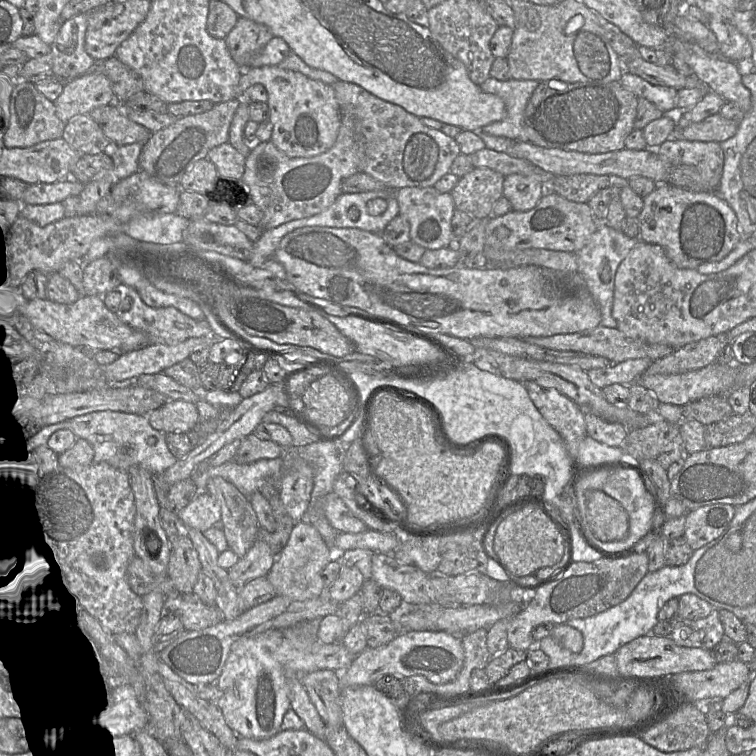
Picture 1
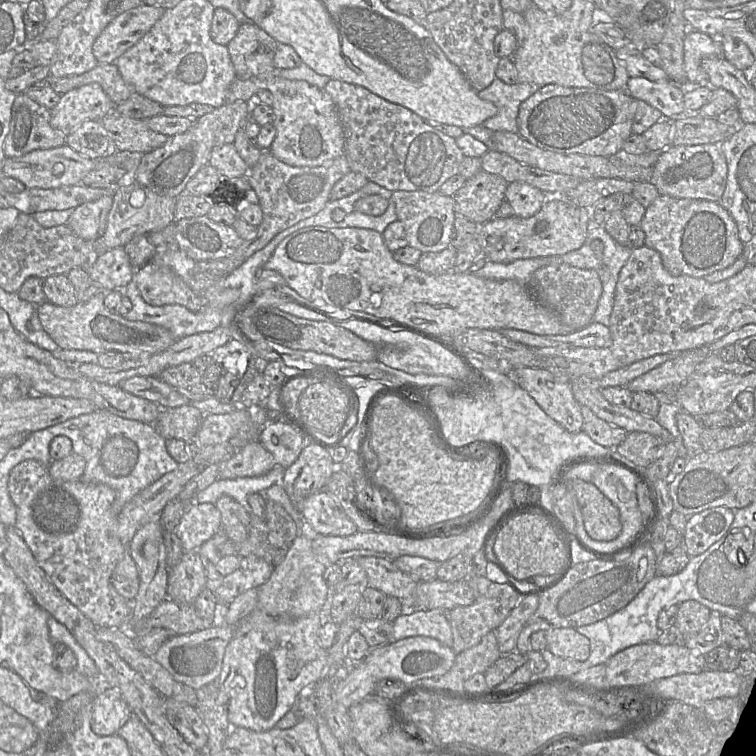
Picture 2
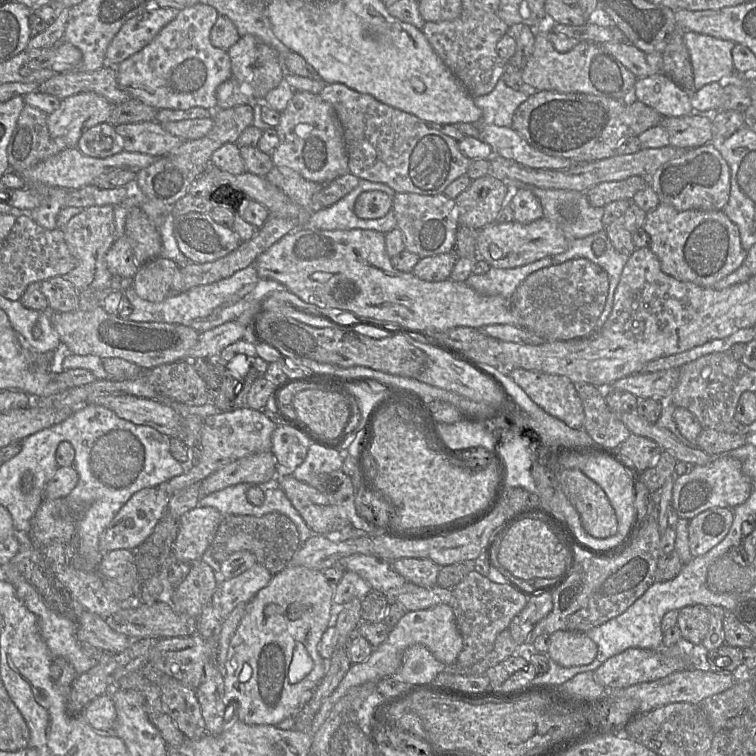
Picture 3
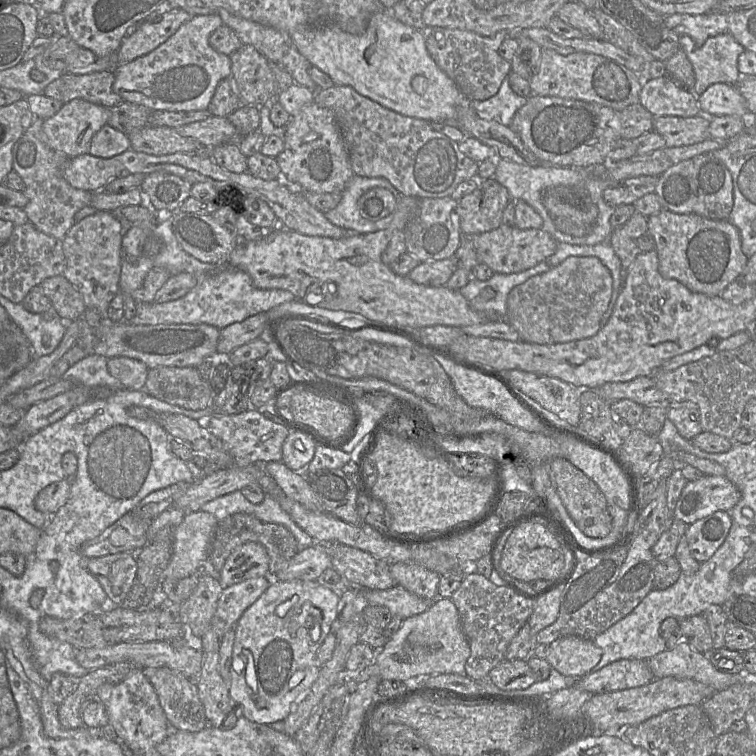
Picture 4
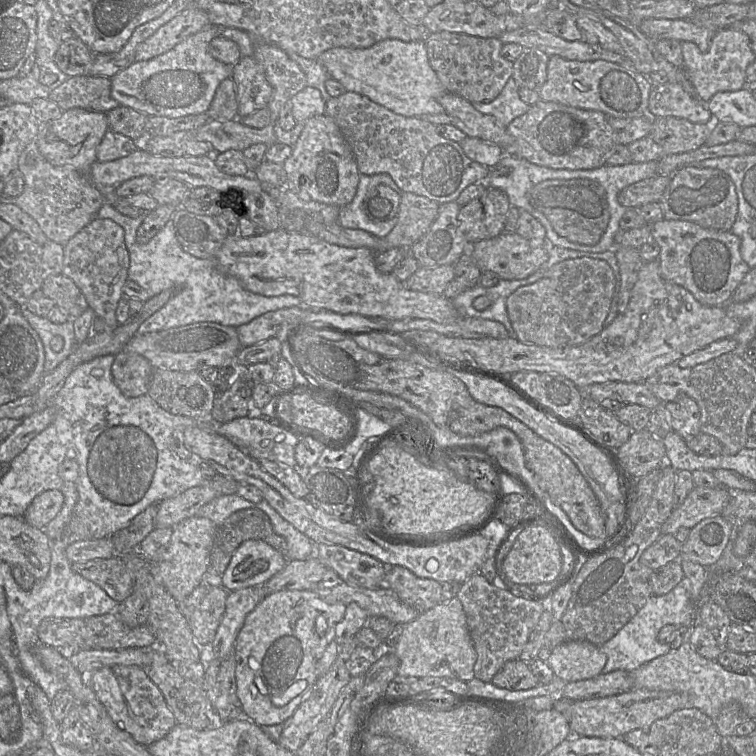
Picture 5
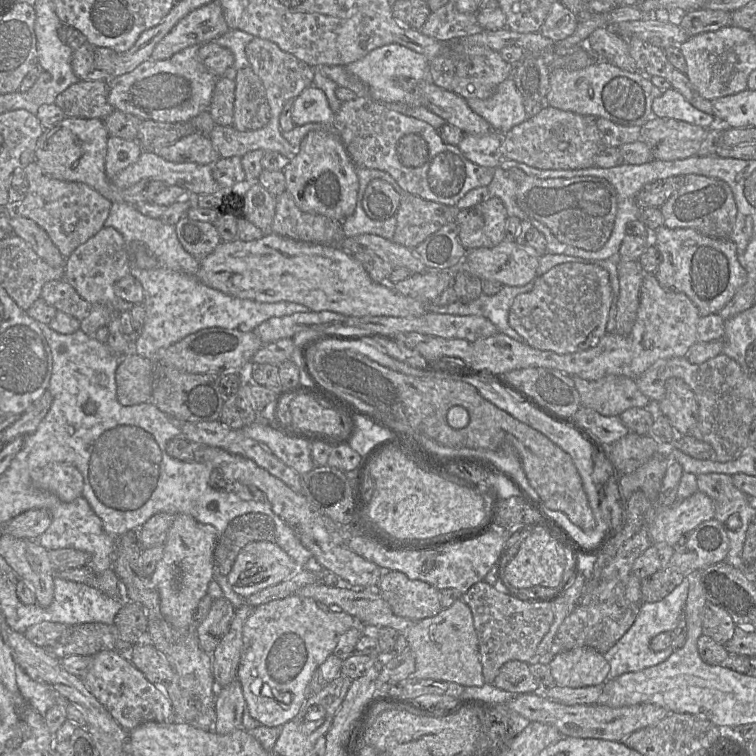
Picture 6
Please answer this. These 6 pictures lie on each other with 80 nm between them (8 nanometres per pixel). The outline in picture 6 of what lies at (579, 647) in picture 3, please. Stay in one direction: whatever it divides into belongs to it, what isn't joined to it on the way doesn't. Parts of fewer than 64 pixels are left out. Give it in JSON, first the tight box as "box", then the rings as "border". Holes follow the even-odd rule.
{"box":[549,647,610,688],"border":[[[589,647],[558,653],[549,667],[557,686],[571,688],[603,685],[610,671],[604,655]]]}

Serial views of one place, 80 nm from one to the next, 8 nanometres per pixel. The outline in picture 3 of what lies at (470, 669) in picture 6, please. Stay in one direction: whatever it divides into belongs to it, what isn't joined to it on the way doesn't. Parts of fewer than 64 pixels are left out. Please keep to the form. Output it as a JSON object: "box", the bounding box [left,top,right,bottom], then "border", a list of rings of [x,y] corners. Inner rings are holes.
{"box":[310,604,463,733],"border":[[[439,604],[425,610],[406,612],[396,626],[390,630],[387,639],[373,649],[368,659],[362,663],[351,664],[338,687],[324,699],[320,710],[313,719],[310,731],[315,733],[321,727],[333,706],[350,689],[367,682],[378,682],[387,677],[394,677],[401,668],[405,650],[413,645],[426,647],[434,658],[447,668],[456,668],[458,655],[463,649],[463,639],[457,628],[454,612],[449,604]]]}

